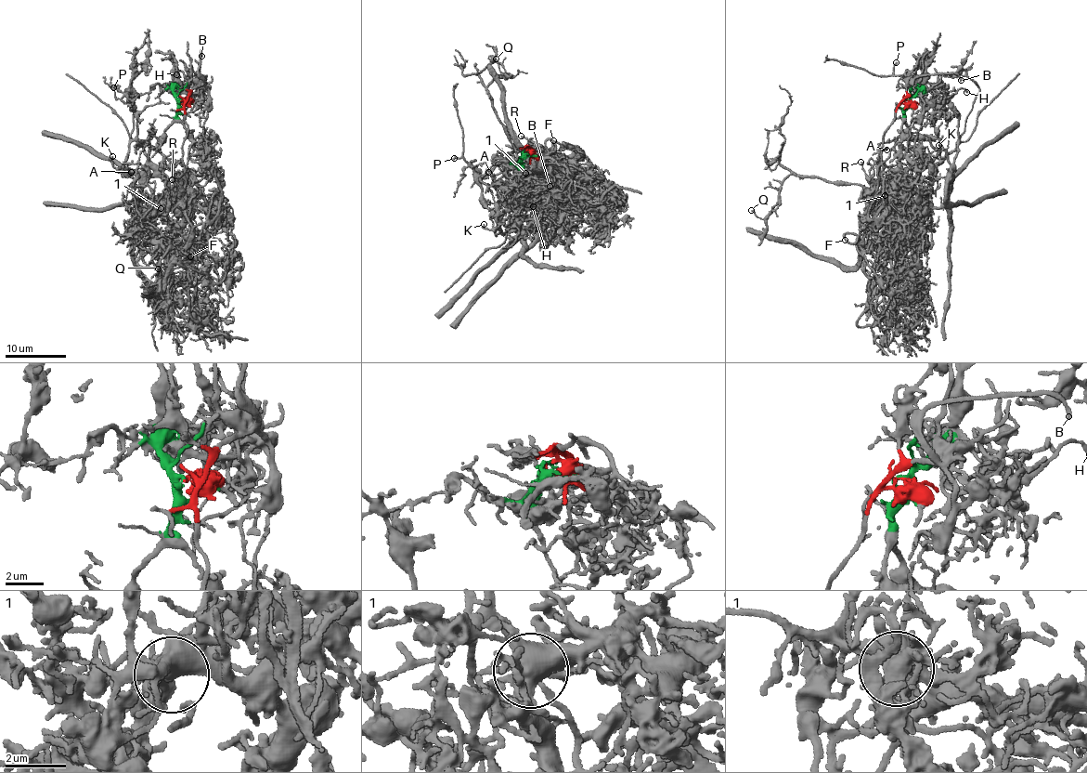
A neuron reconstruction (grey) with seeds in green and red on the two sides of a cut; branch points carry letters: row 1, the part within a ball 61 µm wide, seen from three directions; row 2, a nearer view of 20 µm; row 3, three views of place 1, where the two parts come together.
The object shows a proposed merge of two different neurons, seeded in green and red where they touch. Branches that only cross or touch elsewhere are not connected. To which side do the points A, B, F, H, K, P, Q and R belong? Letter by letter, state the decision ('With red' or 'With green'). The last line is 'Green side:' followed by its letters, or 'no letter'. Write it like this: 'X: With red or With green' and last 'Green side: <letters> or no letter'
A: With green
B: With red
F: With red
H: With red
K: With green
P: With green
Q: With green
R: With red
Green side: A, K, P, Q

